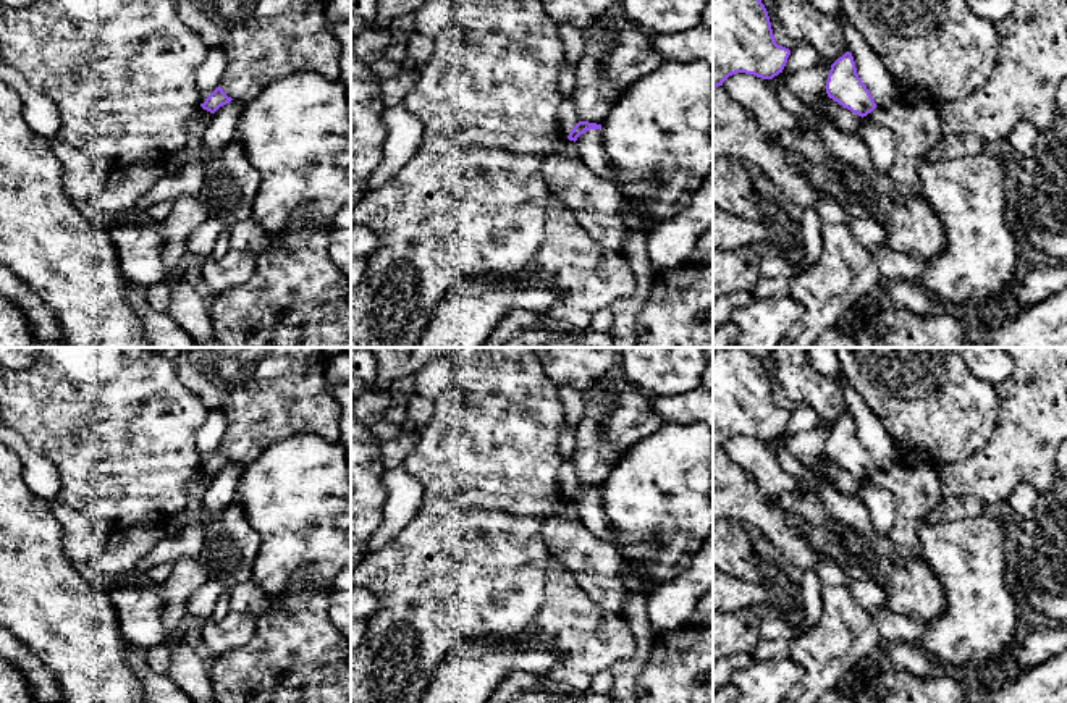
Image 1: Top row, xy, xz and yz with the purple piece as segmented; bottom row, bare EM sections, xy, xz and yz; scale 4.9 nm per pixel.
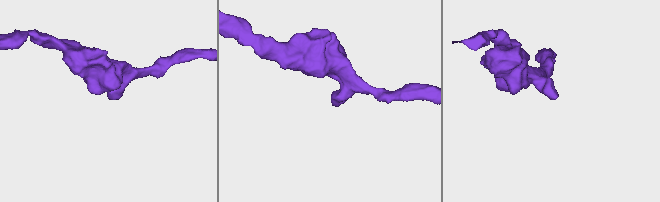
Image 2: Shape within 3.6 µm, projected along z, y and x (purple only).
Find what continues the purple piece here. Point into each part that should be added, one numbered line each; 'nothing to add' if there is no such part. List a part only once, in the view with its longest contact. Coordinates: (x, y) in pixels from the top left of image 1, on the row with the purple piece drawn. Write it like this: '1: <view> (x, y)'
nothing to add

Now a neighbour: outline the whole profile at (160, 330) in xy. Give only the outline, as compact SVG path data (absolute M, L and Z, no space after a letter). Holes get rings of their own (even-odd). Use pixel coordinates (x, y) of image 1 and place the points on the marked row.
M133 286L129 302L142 322L149 347L199 347L168 312L158 312L149 304L146 289Z

